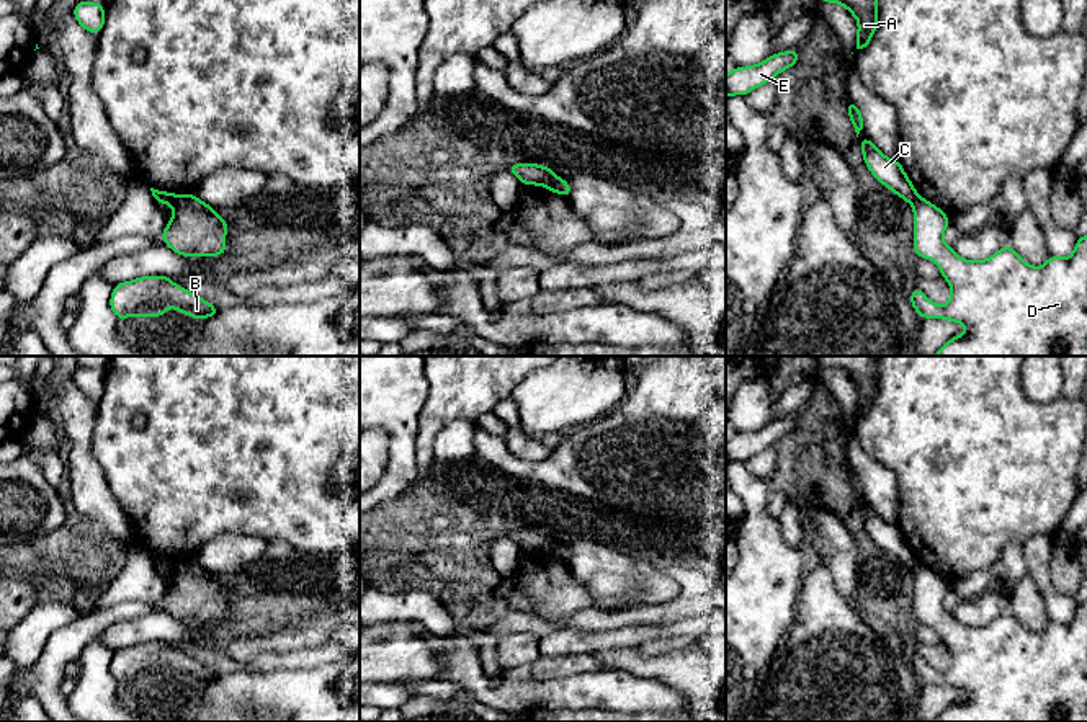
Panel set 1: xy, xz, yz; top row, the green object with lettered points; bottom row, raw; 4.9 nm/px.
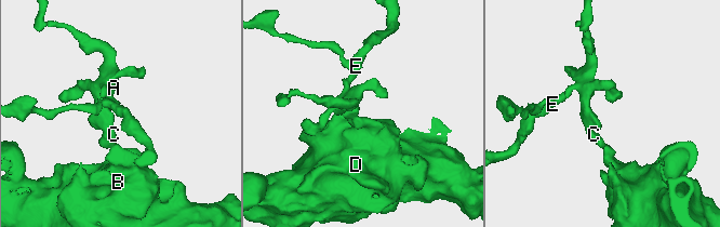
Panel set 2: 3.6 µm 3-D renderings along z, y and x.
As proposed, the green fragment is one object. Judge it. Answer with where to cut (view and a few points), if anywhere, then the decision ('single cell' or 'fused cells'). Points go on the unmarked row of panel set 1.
cut in xz along (556, 543), (541, 549); fused cells

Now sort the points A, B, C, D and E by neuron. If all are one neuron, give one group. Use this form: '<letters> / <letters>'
A C E / B D

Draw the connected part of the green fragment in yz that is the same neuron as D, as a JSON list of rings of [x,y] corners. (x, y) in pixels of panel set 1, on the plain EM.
[[[920,562],[912,572],[914,616],[917,622],[938,631],[942,642],[950,648],[951,663],[946,671],[937,671],[915,652],[909,666],[920,684],[946,684],[966,691],[966,697],[948,706],[935,722],[1087,722],[1087,601],[1077,606],[1069,624],[1049,622],[1040,634],[1025,629],[1010,611],[987,626],[969,627],[943,608],[950,590],[943,577]]]

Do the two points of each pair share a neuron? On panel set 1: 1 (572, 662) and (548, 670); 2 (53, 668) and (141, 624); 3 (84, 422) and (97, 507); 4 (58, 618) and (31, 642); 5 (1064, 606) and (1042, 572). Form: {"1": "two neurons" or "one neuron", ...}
{"1": "one neuron", "2": "two neurons", "3": "one neuron", "4": "one neuron", "5": "one neuron"}

